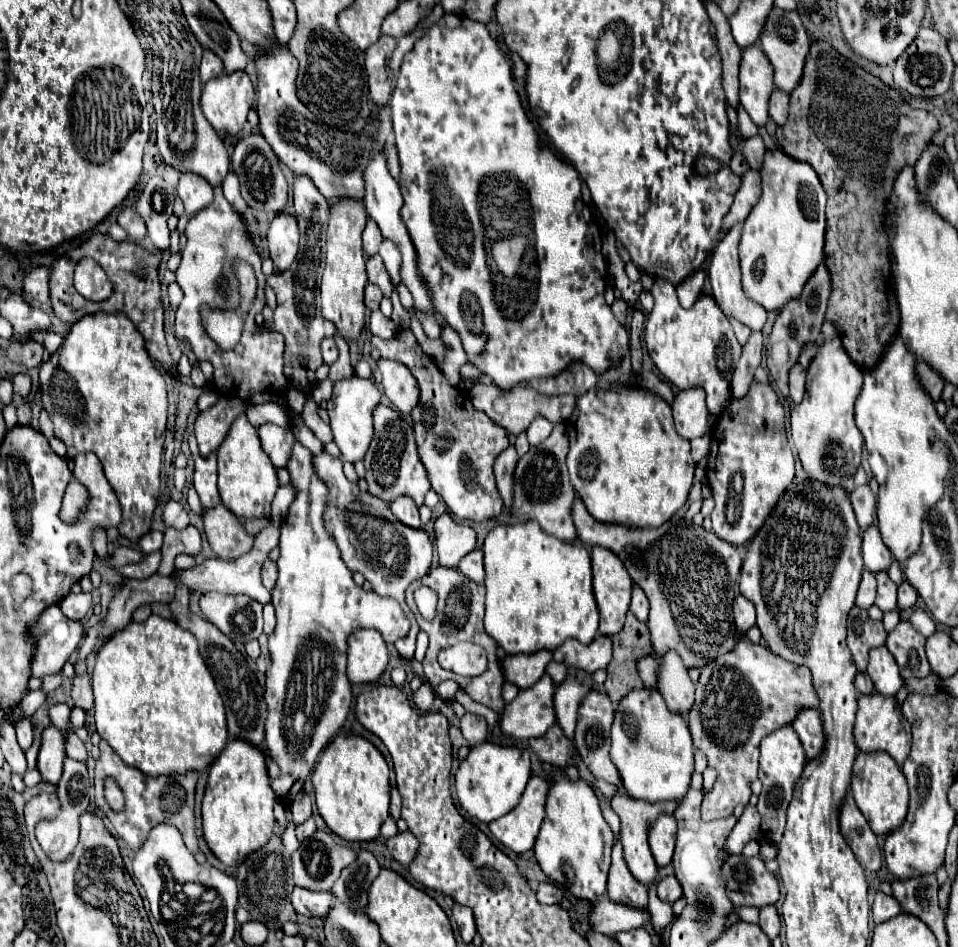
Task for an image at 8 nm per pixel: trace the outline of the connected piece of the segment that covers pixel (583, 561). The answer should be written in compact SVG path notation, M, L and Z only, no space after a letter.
M535 520L527 522L517 522L517 524L497 524L485 538L483 542L483 552L485 552L485 586L487 586L487 602L485 602L485 630L489 636L495 638L495 642L509 654L533 654L537 650L555 650L561 646L567 638L577 638L579 642L591 642L597 636L599 630L599 608L595 602L593 594L593 572L591 572L591 556L587 548L581 542L563 542L555 536L545 534Z

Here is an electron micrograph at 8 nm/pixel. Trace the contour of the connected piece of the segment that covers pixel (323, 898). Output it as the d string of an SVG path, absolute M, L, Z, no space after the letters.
M297 886L293 888L289 898L291 898L295 912L301 916L307 916L307 918L325 916L333 904L333 896L329 892L311 892L311 890L297 888Z

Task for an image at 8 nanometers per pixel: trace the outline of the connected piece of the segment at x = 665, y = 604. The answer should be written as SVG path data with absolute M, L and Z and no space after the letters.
M579 496L573 500L571 518L577 538L585 546L603 546L615 552L627 566L633 582L645 590L651 602L647 626L657 656L675 650L687 668L701 668L735 646L739 632L733 620L733 600L741 554L731 542L685 518L669 520L653 530L599 522L587 512Z

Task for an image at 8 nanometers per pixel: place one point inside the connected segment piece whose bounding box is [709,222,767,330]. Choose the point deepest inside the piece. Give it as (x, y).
(724, 272)

